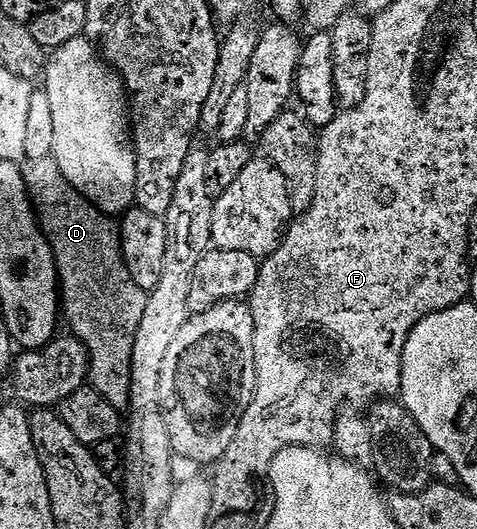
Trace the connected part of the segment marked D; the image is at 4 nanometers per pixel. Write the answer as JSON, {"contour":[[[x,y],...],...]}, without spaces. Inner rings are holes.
{"contour":[[[43,158],[37,162],[28,162],[23,167],[24,183],[28,186],[28,197],[38,215],[40,229],[56,257],[58,286],[62,291],[62,314],[68,317],[72,325],[71,333],[84,343],[88,352],[88,377],[91,389],[97,390],[112,406],[127,407],[128,389],[130,388],[130,366],[132,365],[132,348],[138,324],[142,324],[142,312],[146,312],[146,291],[138,288],[130,276],[120,255],[118,230],[112,226],[107,217],[101,214],[88,199],[82,197],[62,176],[56,159]]]}

